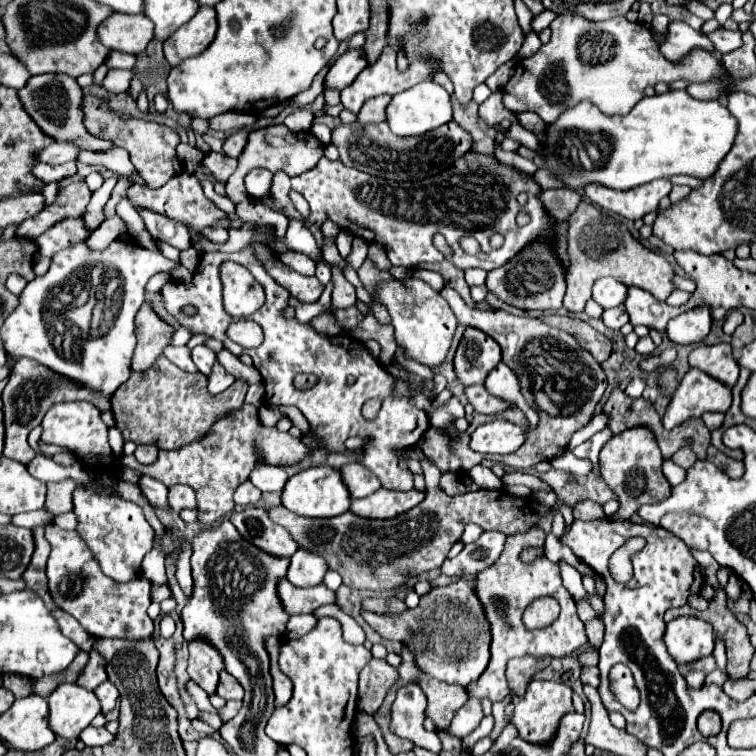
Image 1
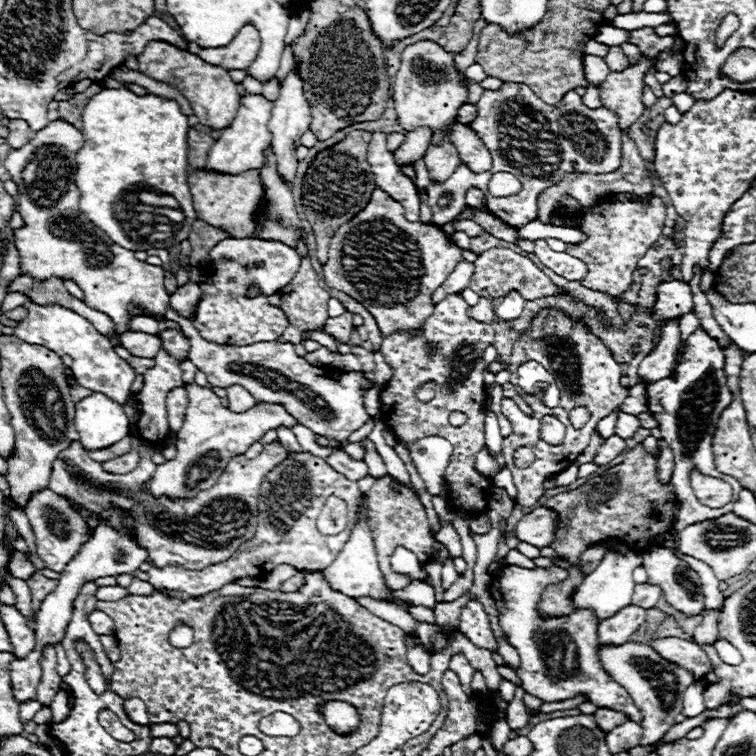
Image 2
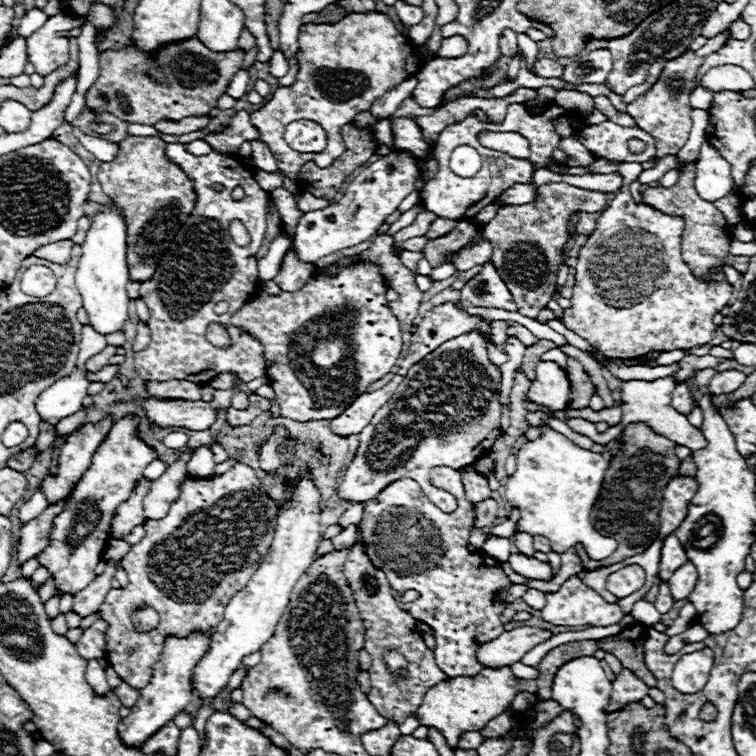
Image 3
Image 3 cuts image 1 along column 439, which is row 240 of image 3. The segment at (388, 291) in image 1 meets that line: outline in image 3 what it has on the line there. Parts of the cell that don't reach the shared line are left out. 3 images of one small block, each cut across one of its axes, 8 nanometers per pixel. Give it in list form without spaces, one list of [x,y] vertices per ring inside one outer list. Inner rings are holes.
[[[390,152],[378,162],[364,168],[348,184],[342,200],[322,210],[308,212],[300,218],[294,240],[292,240],[296,258],[300,262],[316,264],[316,260],[320,260],[322,256],[366,242],[372,234],[376,234],[376,230],[386,222],[386,218],[398,208],[398,204],[414,190],[414,182],[418,174],[420,174],[418,160],[412,152]]]

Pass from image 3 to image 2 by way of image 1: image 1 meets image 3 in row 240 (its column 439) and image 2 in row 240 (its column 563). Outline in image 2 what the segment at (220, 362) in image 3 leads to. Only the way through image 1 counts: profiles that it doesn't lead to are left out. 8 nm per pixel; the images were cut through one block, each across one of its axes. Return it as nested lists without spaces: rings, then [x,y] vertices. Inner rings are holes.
[[[228,238],[216,244],[210,250],[210,264],[208,268],[202,268],[202,278],[198,282],[202,290],[202,298],[196,306],[196,316],[192,318],[194,328],[200,332],[200,336],[206,342],[214,344],[236,344],[236,346],[248,346],[254,342],[274,342],[282,336],[282,332],[288,326],[286,314],[280,308],[274,308],[268,304],[268,296],[284,288],[292,280],[292,276],[300,268],[300,256],[276,242],[258,240],[258,238]],[[224,256],[234,258],[234,262],[226,262]],[[264,262],[264,268],[258,268],[256,264]],[[212,268],[212,270],[208,270]],[[256,280],[260,290],[266,296],[258,298],[246,298],[244,294],[246,286]]]

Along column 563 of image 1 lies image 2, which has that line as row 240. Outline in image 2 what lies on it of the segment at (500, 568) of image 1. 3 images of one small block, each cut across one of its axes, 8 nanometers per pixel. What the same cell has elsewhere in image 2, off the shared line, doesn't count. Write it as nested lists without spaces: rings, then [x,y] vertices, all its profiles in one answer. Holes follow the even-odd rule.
[[[654,194],[646,196],[646,202],[620,202],[610,196],[604,196],[588,210],[582,210],[582,206],[572,196],[562,196],[560,210],[562,214],[550,216],[548,222],[552,226],[566,226],[566,218],[570,218],[574,220],[572,228],[578,228],[582,234],[588,236],[586,242],[568,244],[566,248],[568,254],[584,260],[588,268],[588,274],[584,276],[584,280],[580,280],[580,284],[590,290],[606,292],[610,296],[618,296],[628,290],[628,286],[632,284],[632,272],[638,268],[640,256],[644,256],[660,238],[666,220],[666,206]]]

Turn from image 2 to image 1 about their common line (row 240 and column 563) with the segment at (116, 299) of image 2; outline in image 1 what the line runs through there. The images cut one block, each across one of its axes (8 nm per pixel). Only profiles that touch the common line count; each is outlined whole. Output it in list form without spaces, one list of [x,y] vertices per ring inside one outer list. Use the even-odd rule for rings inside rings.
[[[562,14],[552,24],[552,38],[548,44],[544,44],[534,56],[524,58],[516,66],[516,74],[510,78],[510,82],[502,88],[504,94],[504,106],[510,112],[536,112],[546,124],[554,124],[562,110],[574,108],[582,100],[592,102],[598,106],[604,114],[628,114],[640,98],[644,98],[644,88],[654,86],[656,82],[672,82],[678,78],[686,78],[690,82],[704,82],[712,78],[728,80],[720,68],[720,60],[706,52],[696,50],[690,52],[688,60],[684,64],[668,64],[664,56],[658,50],[658,44],[654,44],[652,34],[646,26],[638,22],[628,22],[626,18],[610,18],[604,22],[590,22],[582,16],[574,14]]]

